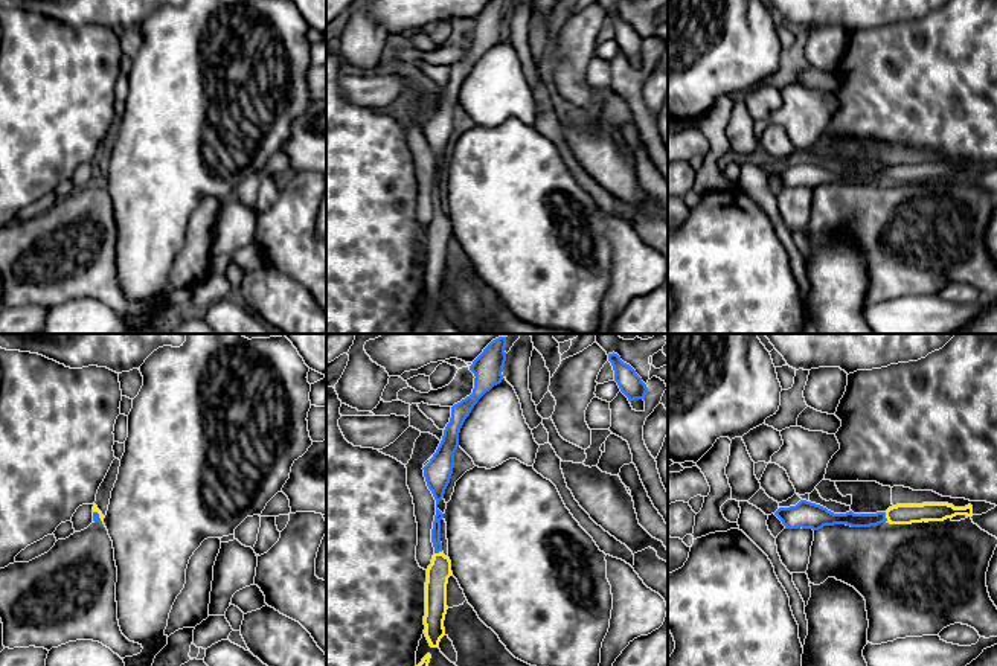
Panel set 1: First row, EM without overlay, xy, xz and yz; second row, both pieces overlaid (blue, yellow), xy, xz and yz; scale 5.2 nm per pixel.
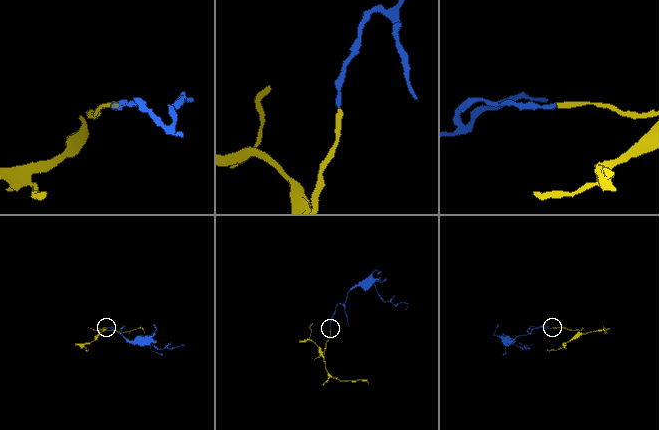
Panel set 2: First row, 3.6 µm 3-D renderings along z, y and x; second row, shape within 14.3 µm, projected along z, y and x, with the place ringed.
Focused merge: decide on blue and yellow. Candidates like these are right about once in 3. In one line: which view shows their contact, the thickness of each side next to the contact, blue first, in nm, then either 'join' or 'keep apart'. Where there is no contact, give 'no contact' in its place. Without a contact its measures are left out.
yz | 80/110 nm | join

